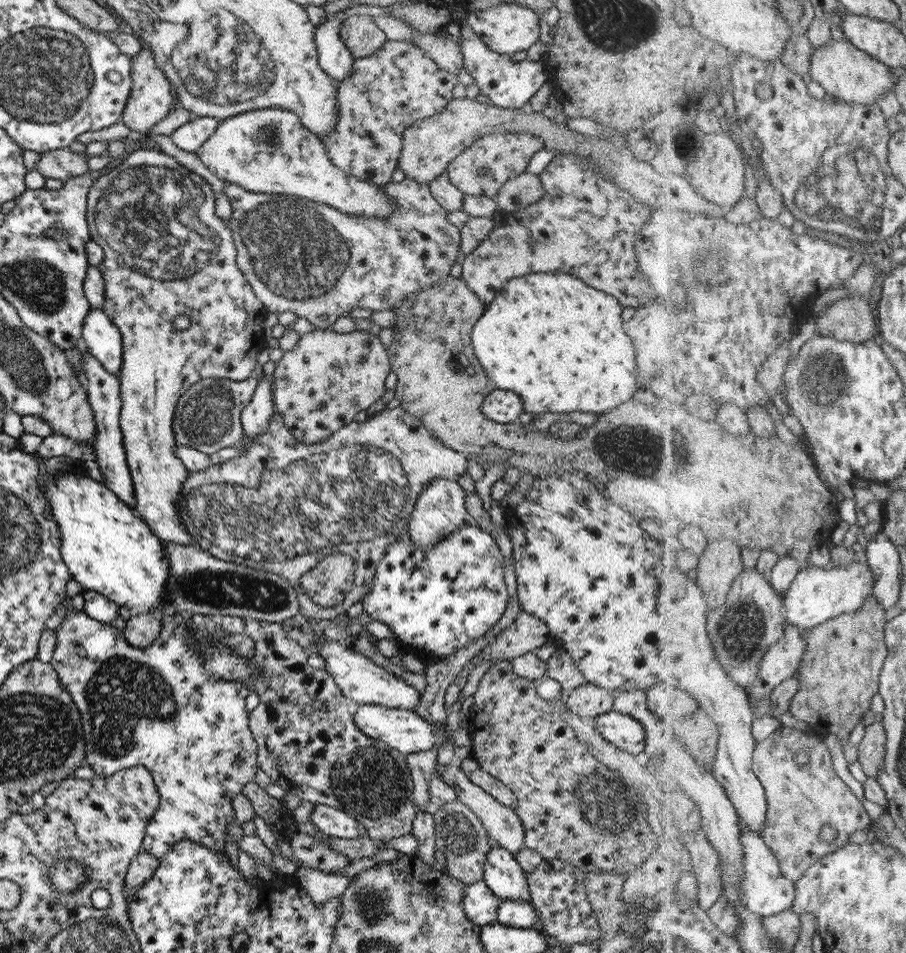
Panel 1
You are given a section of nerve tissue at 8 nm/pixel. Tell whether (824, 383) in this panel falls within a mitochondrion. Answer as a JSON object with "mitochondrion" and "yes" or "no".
{"mitochondrion":"yes"}

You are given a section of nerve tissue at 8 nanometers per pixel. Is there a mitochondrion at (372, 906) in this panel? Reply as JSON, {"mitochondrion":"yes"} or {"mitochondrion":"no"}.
{"mitochondrion":"yes"}

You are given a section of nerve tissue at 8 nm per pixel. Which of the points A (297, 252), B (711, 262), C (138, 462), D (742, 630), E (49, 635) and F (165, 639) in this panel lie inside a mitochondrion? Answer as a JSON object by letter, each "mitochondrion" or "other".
{"A":"mitochondrion","B":"mitochondrion","C":"other","D":"mitochondrion","E":"other","F":"other"}

